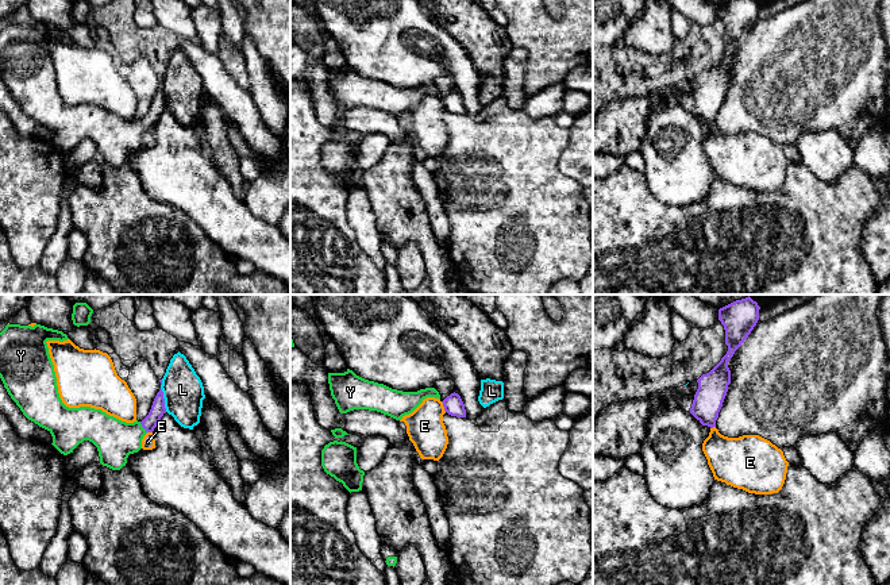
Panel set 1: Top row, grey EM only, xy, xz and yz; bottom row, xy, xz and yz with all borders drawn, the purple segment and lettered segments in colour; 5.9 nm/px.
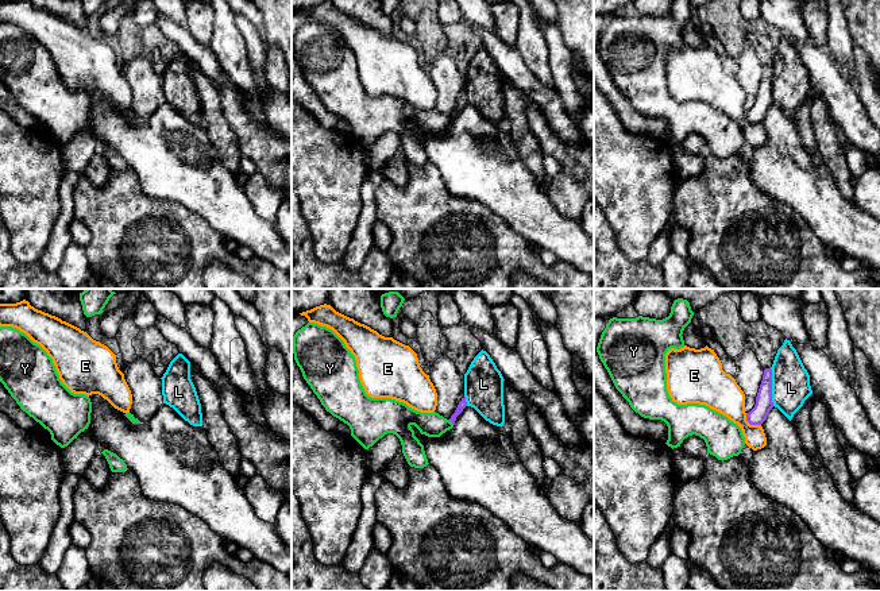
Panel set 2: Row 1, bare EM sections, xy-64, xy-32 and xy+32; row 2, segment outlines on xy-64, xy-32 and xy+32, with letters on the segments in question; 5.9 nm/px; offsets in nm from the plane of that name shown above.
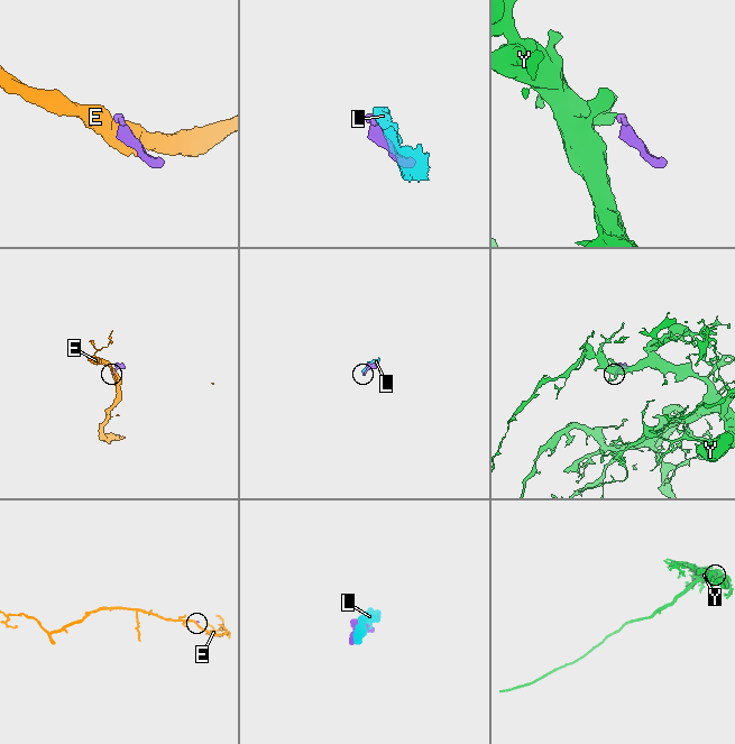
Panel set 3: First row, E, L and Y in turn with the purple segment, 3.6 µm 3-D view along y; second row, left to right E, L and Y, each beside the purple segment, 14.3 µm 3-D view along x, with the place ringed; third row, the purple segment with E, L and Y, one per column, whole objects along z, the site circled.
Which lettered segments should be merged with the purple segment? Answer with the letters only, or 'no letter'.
Y

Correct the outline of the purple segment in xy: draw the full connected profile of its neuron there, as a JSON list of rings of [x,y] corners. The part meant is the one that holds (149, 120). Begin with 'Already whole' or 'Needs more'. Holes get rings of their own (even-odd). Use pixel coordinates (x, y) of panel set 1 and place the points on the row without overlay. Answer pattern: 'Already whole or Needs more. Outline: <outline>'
Needs more. Outline: [[[7,22],[0,30],[0,76],[11,96],[20,105],[23,112],[47,127],[53,134],[53,143],[63,153],[84,138],[92,139],[99,149],[100,161],[112,168],[120,168],[127,161],[130,151],[142,146],[142,136],[147,130],[153,130],[158,119],[166,109],[163,89],[157,91],[149,112],[142,119],[126,120],[107,112],[101,107],[90,104],[69,105],[58,91],[57,74],[51,59],[47,38],[68,38],[62,28],[47,26],[41,22],[20,23]]]

